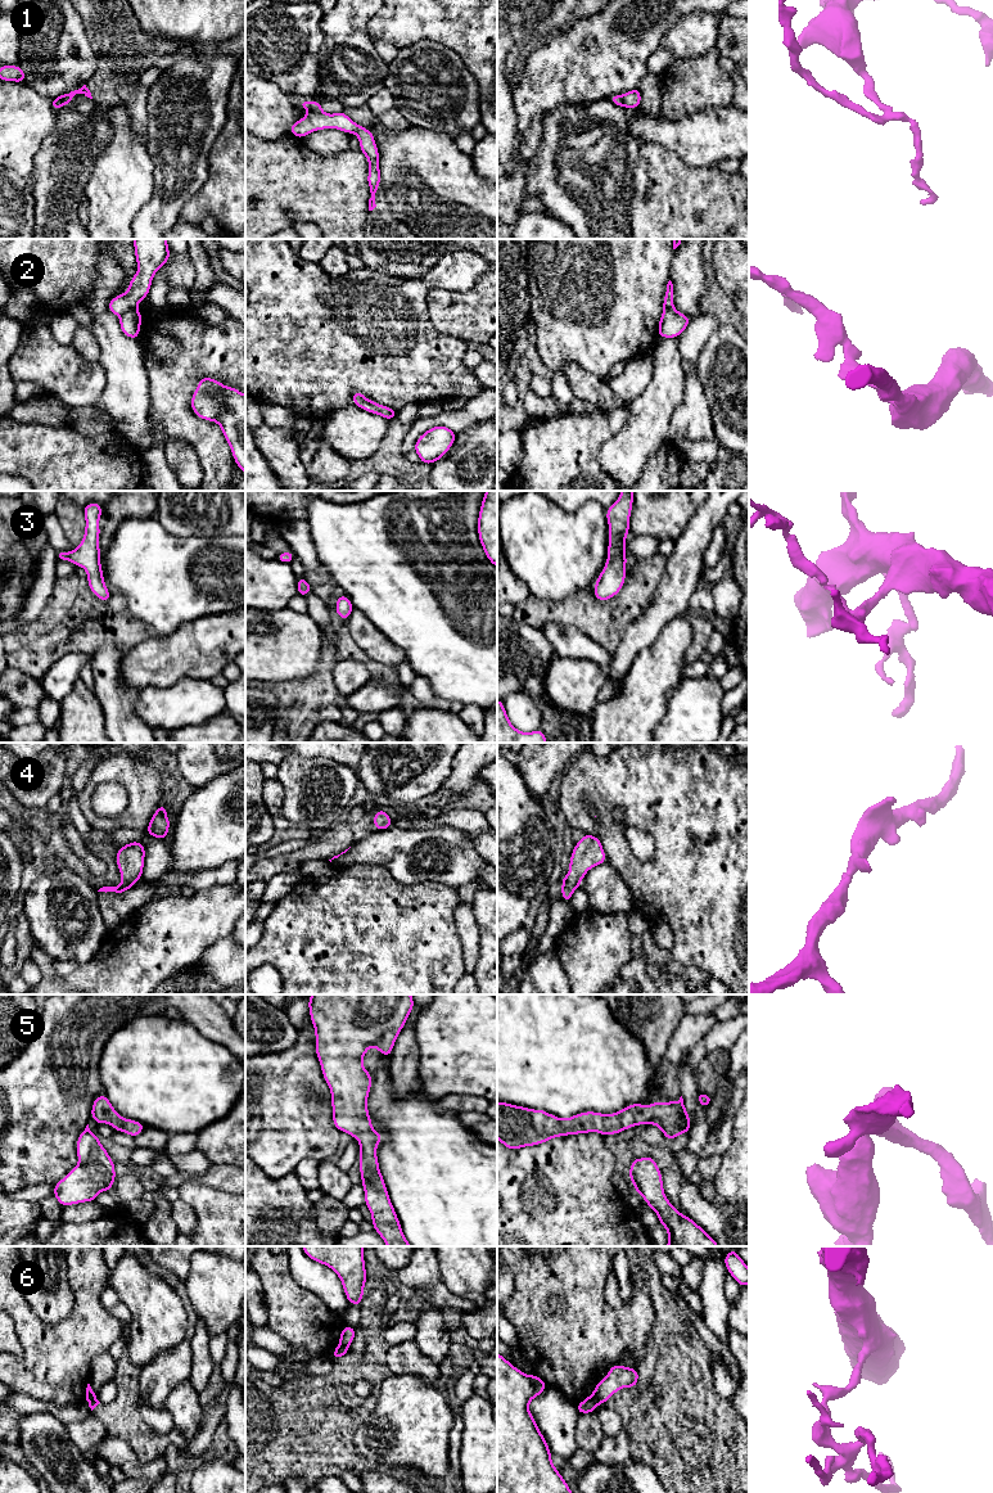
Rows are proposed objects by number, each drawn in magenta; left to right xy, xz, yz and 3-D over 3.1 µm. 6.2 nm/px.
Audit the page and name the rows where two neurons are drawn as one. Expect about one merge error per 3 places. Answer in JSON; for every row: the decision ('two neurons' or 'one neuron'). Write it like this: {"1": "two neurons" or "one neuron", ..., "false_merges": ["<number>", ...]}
{"1": "two neurons", "2": "one neuron", "3": "one neuron", "4": "one neuron", "5": "one neuron", "6": "two neurons", "false_merges": ["1", "6"]}

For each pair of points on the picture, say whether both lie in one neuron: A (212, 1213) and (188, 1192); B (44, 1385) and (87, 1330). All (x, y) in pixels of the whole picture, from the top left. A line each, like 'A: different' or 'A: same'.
A: same
B: same

